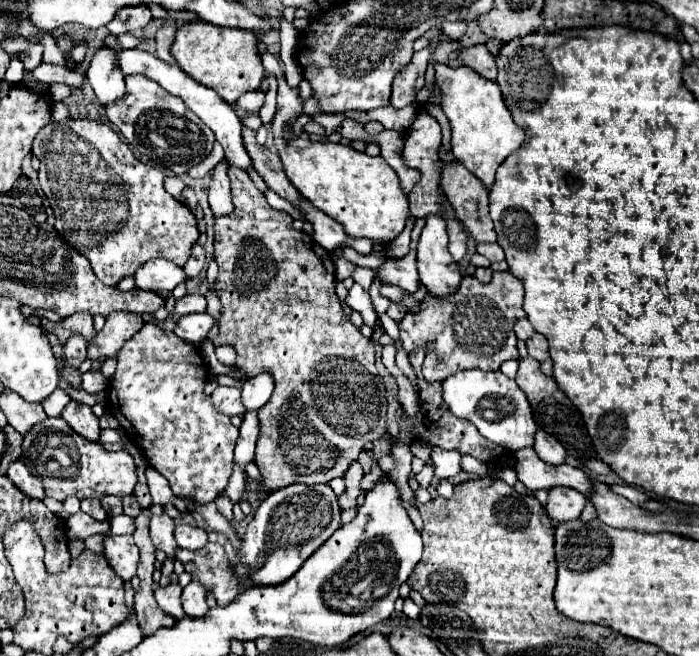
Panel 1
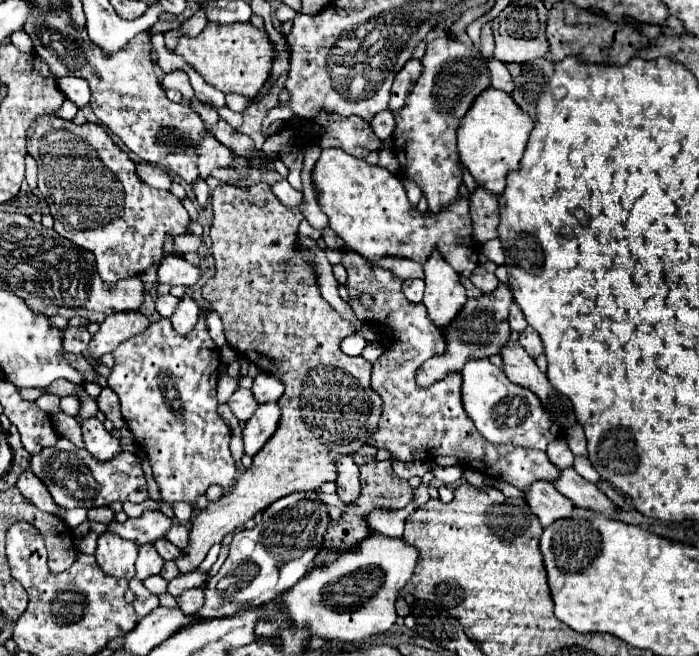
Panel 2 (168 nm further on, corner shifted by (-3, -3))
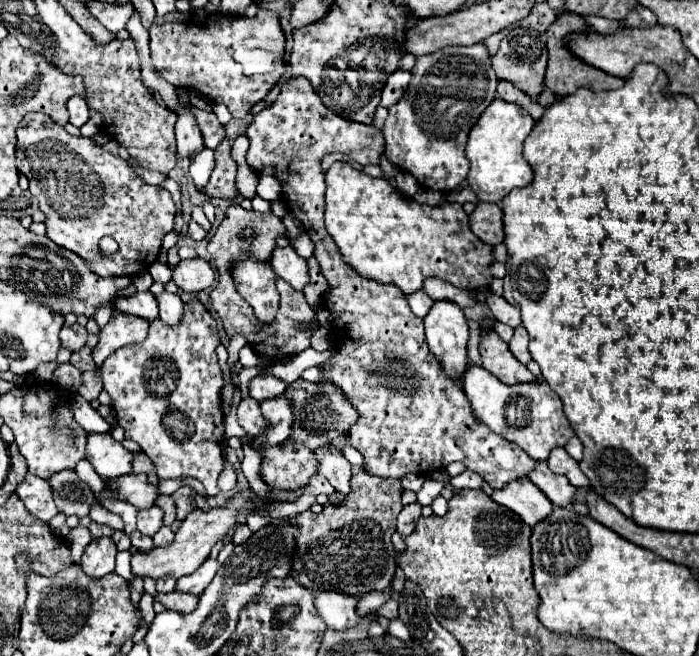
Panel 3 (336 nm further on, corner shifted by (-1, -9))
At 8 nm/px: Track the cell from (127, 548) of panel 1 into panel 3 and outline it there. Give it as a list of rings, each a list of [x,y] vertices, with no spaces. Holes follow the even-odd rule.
[[[110,537],[92,539],[80,559],[80,567],[88,577],[100,579],[114,571],[116,553],[118,553],[116,543]]]

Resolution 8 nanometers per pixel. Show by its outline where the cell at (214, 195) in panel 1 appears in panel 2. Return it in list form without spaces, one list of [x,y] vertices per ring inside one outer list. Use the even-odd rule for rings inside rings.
[[[210,133],[204,135],[200,143],[200,159],[198,159],[198,169],[200,177],[210,177],[210,173],[218,167],[230,167],[236,161],[234,153],[228,151],[218,139],[214,139]]]

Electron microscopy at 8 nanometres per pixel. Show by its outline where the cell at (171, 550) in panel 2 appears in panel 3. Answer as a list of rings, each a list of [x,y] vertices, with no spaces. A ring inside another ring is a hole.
[[[134,531],[134,533],[130,535],[130,541],[132,541],[132,547],[134,547],[134,549],[140,549],[140,551],[146,551],[146,549],[152,549],[152,547],[154,547],[154,545],[152,545],[152,539],[146,537],[146,535],[140,535],[138,531]]]

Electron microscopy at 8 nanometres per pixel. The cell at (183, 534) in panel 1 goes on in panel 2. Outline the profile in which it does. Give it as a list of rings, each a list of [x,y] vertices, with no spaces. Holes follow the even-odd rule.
[[[174,523],[168,531],[168,541],[172,541],[176,547],[180,549],[186,549],[188,547],[188,541],[190,541],[190,531],[182,525],[182,523]]]

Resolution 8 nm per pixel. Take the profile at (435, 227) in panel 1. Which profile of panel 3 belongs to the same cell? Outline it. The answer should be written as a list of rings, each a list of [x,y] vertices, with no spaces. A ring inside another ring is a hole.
[[[436,301],[424,317],[426,343],[446,375],[458,379],[468,369],[468,325],[462,309],[450,301]]]

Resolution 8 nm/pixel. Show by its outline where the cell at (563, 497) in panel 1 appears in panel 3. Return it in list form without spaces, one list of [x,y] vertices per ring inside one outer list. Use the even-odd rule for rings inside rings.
[[[526,477],[514,479],[502,489],[494,489],[494,493],[490,497],[496,503],[500,503],[500,505],[508,507],[510,511],[514,511],[516,515],[520,515],[520,519],[530,527],[534,527],[538,521],[546,519],[552,511],[552,505],[550,505],[550,501],[546,501],[546,495]]]

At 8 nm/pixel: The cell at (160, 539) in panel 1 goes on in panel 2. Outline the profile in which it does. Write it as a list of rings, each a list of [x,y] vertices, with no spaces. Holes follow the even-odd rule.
[[[148,511],[140,519],[126,519],[120,525],[115,525],[115,523],[119,522],[113,520],[108,523],[108,531],[120,533],[120,537],[130,539],[136,545],[154,543],[156,539],[162,539],[172,527],[172,519],[166,517],[162,511]]]

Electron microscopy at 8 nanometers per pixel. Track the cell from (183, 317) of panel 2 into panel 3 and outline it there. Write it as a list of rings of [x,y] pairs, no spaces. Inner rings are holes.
[[[162,291],[160,295],[156,295],[156,301],[158,301],[158,307],[160,307],[160,319],[162,321],[166,321],[168,325],[176,325],[182,319],[184,303],[178,295]]]

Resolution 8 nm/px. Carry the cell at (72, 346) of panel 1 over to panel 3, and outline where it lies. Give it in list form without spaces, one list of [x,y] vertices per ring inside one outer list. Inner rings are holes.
[[[74,323],[74,325],[64,325],[62,331],[60,331],[60,343],[62,347],[68,347],[72,351],[80,351],[84,345],[86,345],[86,337],[88,337],[88,331],[86,327]]]

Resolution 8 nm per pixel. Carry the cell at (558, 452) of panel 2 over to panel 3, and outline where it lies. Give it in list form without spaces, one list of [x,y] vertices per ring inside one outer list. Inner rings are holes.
[[[560,447],[560,449],[554,449],[554,451],[550,453],[548,465],[550,465],[550,469],[552,469],[554,473],[564,475],[564,477],[570,481],[570,485],[574,485],[574,487],[584,487],[584,489],[590,487],[588,477],[584,477],[584,473],[582,473],[580,467],[578,467],[578,461],[574,461],[562,447]]]

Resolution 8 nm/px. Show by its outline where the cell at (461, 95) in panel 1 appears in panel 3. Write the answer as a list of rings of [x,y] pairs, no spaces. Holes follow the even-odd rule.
[[[494,99],[480,115],[466,145],[466,157],[470,159],[468,183],[480,201],[500,203],[514,187],[526,187],[532,183],[534,173],[528,161],[522,157],[522,143],[534,125],[536,121],[526,109],[504,99]]]

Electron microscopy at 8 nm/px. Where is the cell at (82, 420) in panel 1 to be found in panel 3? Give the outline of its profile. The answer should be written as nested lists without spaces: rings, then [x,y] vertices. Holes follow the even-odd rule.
[[[110,433],[88,435],[86,459],[94,465],[94,469],[104,481],[132,473],[132,453],[124,449],[122,443],[112,439]]]

